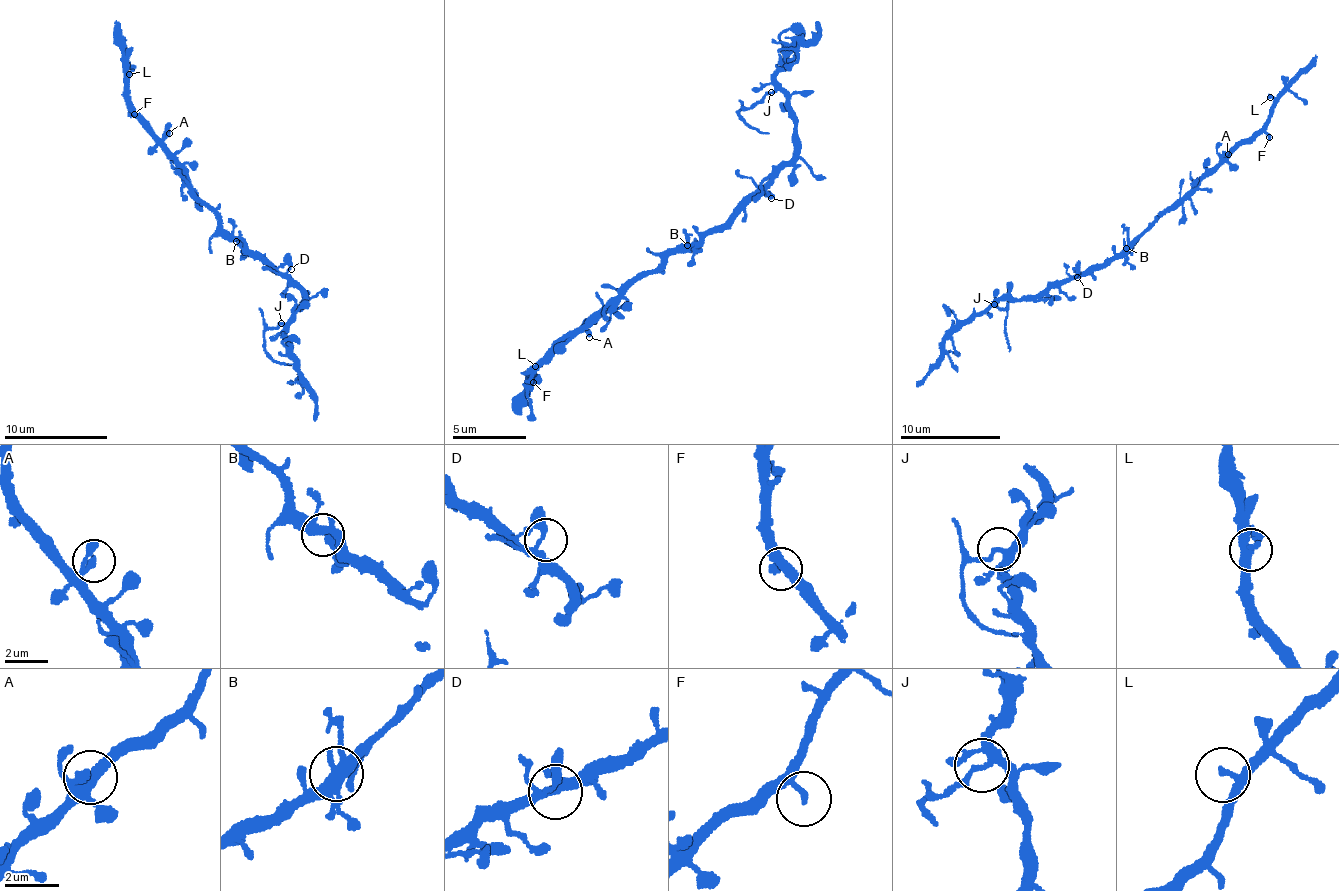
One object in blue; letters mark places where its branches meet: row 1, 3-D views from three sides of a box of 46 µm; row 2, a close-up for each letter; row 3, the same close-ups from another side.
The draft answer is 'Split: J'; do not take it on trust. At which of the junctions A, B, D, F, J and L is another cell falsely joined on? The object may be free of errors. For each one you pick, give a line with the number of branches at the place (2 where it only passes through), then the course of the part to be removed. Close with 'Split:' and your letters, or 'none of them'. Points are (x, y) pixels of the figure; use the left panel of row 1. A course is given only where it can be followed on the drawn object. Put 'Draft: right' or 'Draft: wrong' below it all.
J: 3 branches meet; foreign part runs (282, 322), (269, 329), (263, 339), (268, 354), (290, 366)
Split: J
Draft: right

